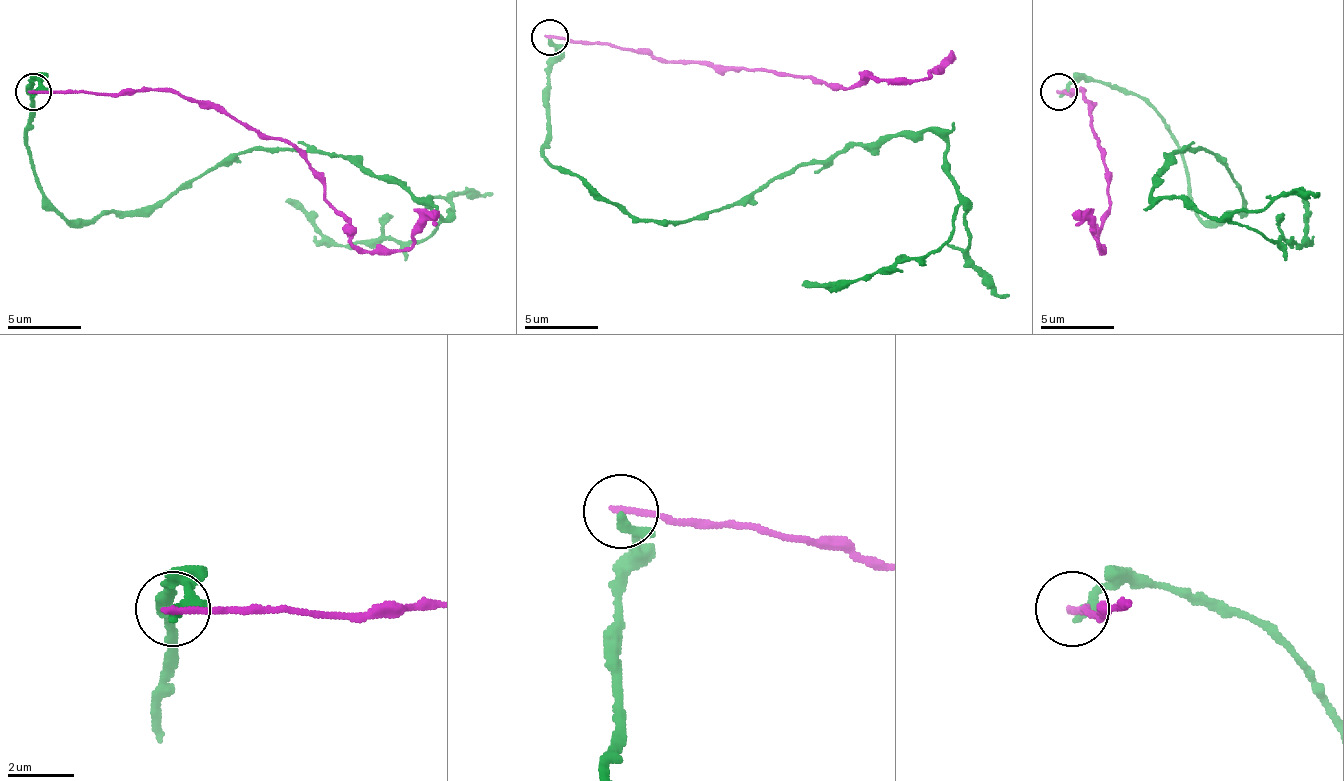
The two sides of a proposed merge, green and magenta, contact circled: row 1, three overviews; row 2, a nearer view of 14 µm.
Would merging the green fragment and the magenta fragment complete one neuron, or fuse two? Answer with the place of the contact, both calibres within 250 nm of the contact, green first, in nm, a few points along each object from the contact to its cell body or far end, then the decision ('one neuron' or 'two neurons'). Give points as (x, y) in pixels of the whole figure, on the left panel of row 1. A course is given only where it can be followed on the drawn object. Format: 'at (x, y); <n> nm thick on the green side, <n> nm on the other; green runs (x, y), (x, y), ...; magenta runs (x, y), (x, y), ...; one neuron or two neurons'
at (33, 91); 340 nm thick on the green side, 200 nm on the other; green runs (34, 90), (34, 182), (63, 219), (151, 212), (254, 149), (354, 156), (442, 219), (335, 245), (284, 200); magenta runs (34, 90), (177, 90), (221, 105), (298, 153), (346, 223), (346, 237), (368, 252), (405, 252), (438, 215); two neurons

